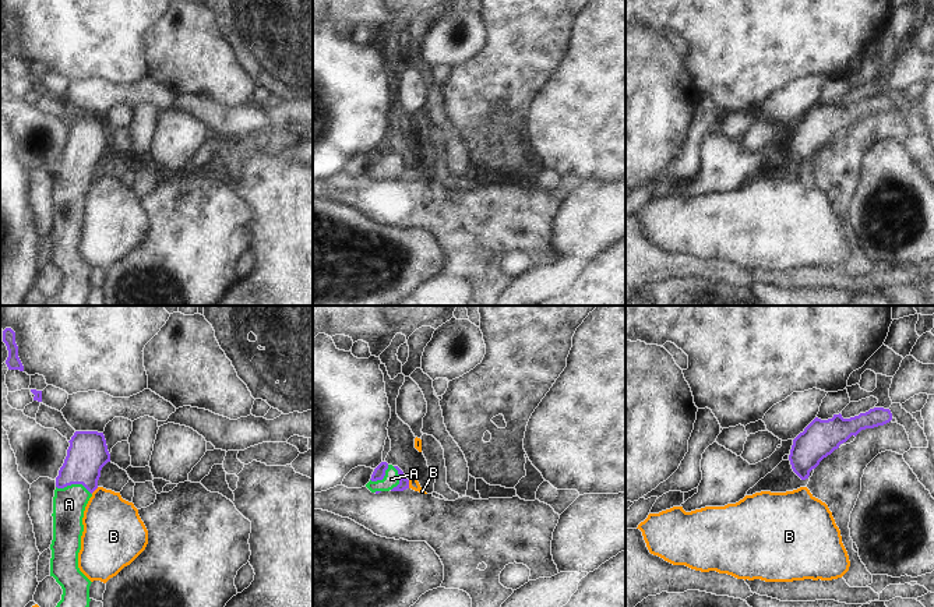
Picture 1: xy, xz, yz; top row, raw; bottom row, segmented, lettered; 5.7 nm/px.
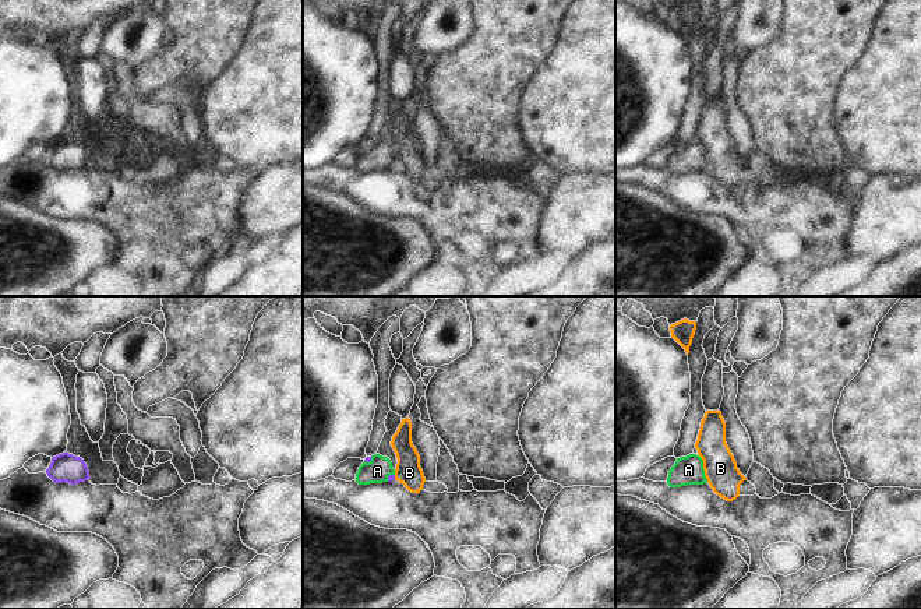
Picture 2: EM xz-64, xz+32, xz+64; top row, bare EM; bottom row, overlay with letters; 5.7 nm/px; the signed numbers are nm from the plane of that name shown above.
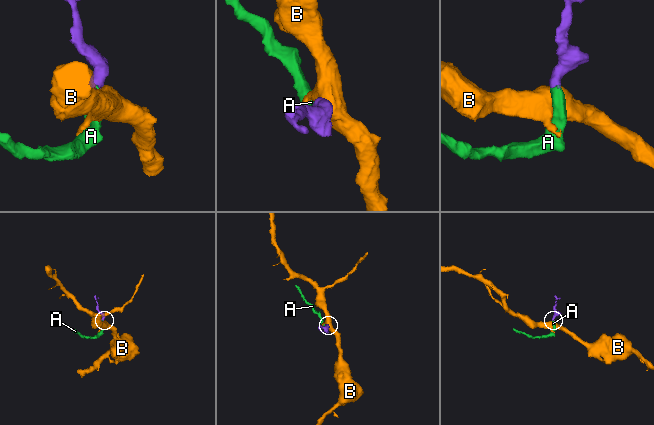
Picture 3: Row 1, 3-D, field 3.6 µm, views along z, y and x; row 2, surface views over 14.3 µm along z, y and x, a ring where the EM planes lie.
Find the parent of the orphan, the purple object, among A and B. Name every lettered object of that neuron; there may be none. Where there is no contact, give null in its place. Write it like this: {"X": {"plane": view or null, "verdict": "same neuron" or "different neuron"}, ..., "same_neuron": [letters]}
{"A": {"plane": "xy", "verdict": "same neuron"}, "B": {"plane": "xz", "verdict": "different neuron"}, "same_neuron": ["A"]}

